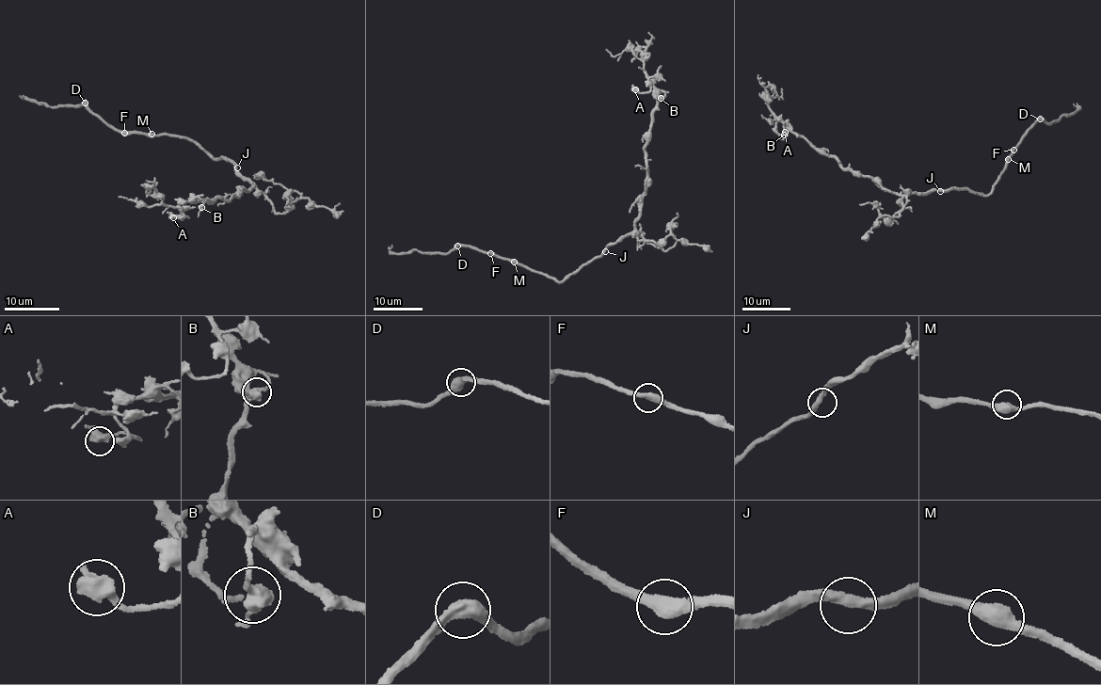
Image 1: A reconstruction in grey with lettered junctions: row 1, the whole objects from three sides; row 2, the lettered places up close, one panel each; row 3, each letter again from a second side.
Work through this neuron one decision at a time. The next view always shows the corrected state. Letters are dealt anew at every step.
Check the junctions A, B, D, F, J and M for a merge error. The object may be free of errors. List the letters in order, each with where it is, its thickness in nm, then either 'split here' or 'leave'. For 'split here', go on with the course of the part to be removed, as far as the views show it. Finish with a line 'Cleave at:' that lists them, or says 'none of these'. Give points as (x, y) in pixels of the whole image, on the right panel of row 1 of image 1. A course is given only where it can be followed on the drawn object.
A: at (785, 132); 500 nm thick; leave
B: at (784, 135); 440 nm thick; leave
D: at (1040, 119); 500 nm thick; leave
F: at (1013, 150); 440 nm thick; leave
J: at (940, 191); 360 nm thick; leave
M: at (1008, 159); 480 nm thick; leave
Cleave at: none of these

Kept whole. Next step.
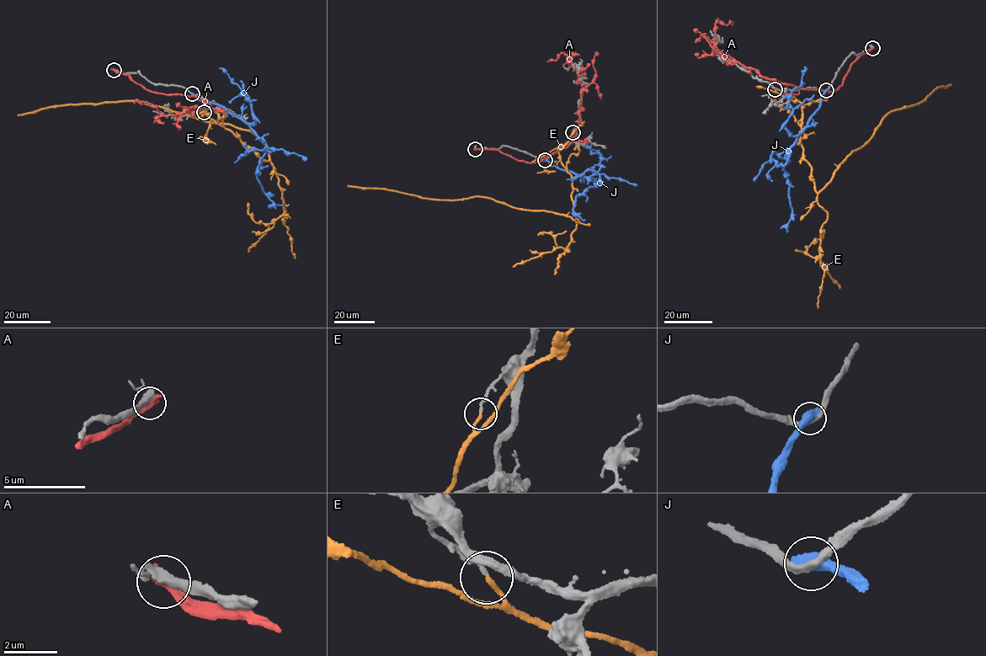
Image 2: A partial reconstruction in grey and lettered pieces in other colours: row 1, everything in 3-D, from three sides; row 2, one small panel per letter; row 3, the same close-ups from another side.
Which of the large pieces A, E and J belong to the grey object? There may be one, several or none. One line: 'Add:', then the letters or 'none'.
Add: none

